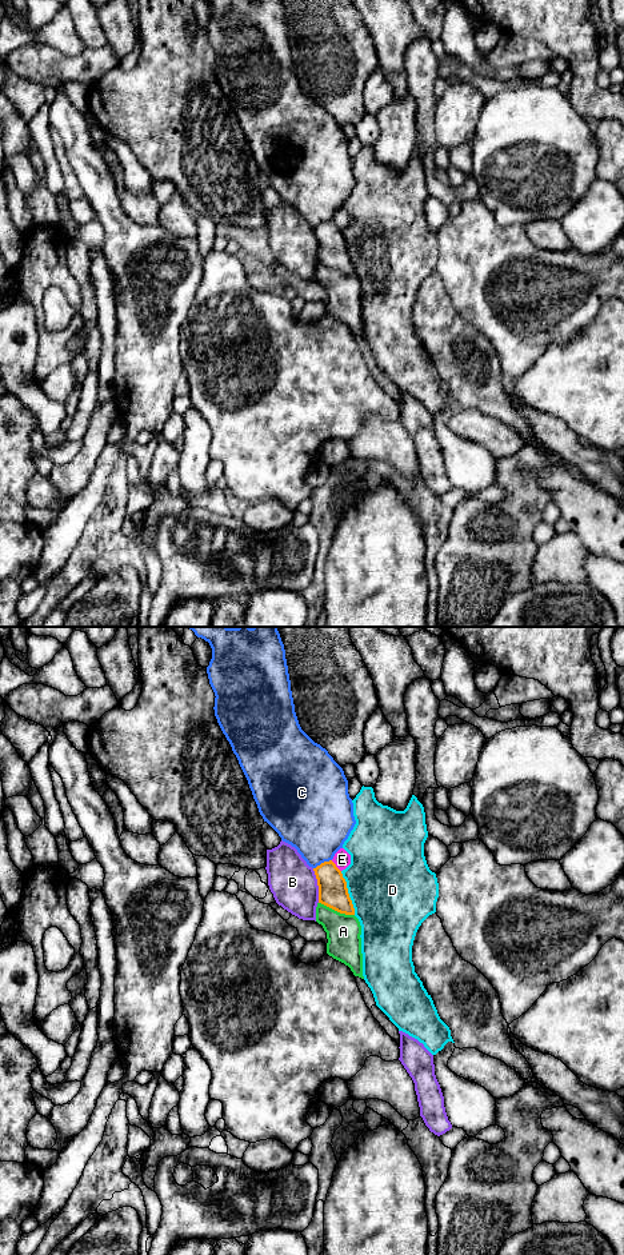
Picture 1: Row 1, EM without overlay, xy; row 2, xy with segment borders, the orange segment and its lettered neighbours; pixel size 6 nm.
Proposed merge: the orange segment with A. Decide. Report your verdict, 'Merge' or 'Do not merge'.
Merge

